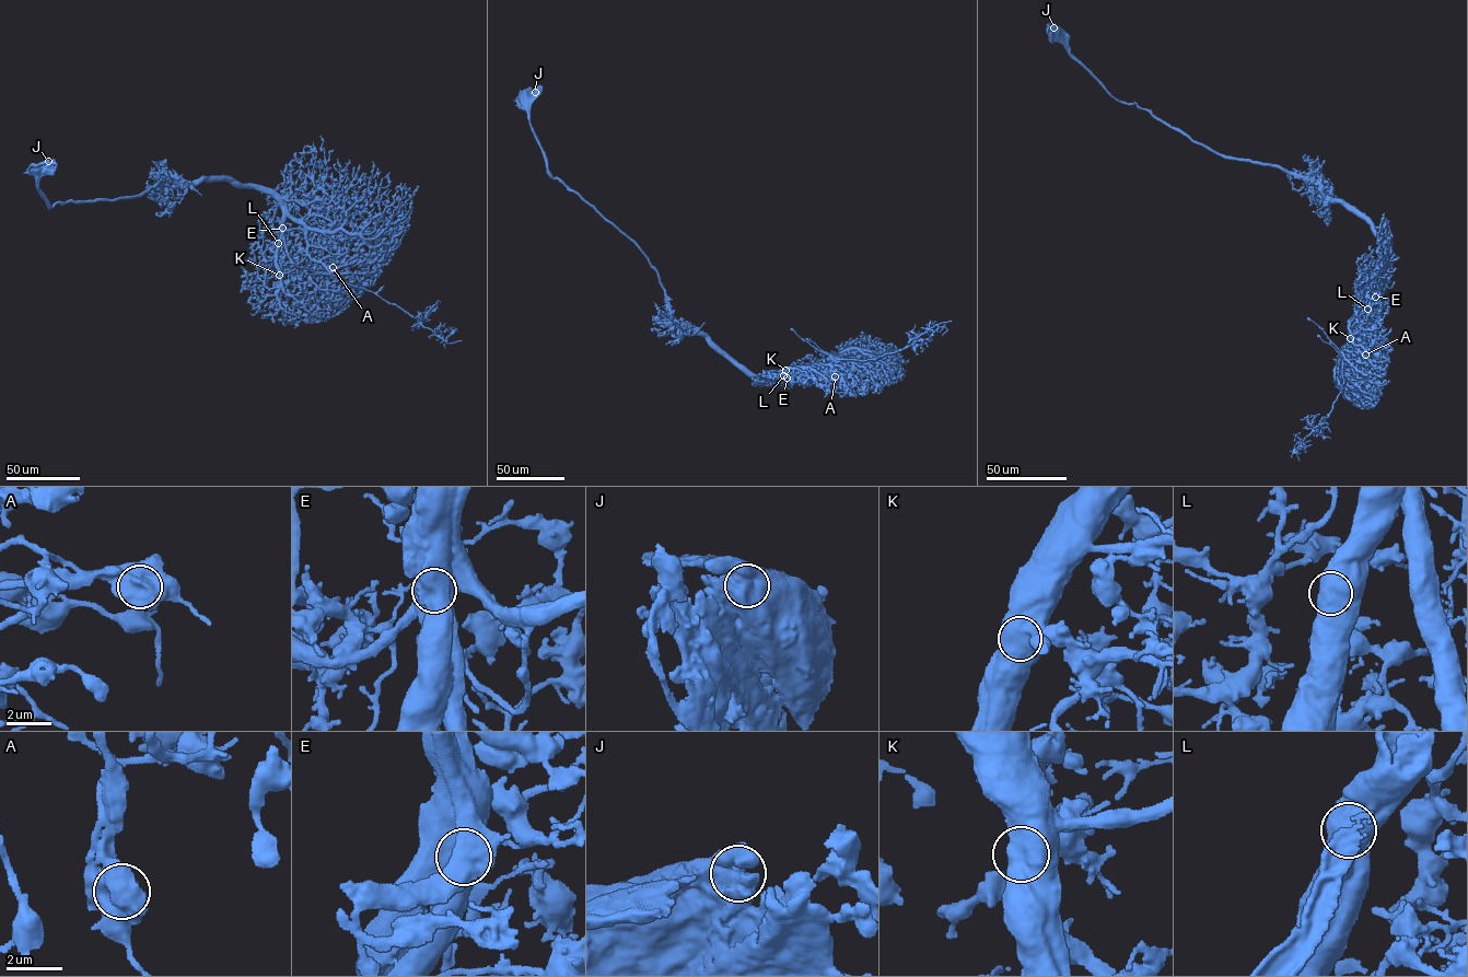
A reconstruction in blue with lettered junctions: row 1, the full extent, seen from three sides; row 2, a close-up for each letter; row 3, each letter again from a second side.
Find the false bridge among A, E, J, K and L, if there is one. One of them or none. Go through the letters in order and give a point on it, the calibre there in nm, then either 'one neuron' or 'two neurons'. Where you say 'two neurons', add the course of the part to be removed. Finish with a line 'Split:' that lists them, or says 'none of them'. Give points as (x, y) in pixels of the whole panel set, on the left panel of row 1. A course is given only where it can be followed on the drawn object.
A: at (333, 267); 1300 nm thick; two neurons; foreign part runs (333, 267), (334, 275), (396, 304), (444, 340), (456, 329), (450, 327)
E: at (282, 228); 1400 nm thick; one neuron
J: at (48, 161); 1200 nm thick; one neuron
K: at (279, 275); 1350 nm thick; one neuron
L: at (278, 243); 1300 nm thick; one neuron
Split: A

